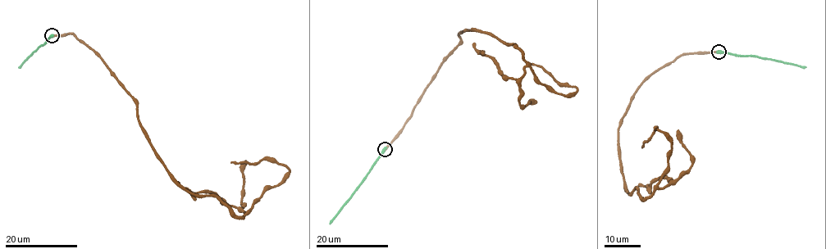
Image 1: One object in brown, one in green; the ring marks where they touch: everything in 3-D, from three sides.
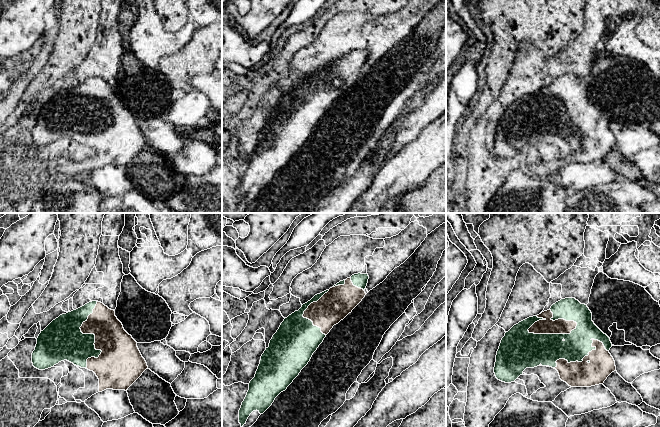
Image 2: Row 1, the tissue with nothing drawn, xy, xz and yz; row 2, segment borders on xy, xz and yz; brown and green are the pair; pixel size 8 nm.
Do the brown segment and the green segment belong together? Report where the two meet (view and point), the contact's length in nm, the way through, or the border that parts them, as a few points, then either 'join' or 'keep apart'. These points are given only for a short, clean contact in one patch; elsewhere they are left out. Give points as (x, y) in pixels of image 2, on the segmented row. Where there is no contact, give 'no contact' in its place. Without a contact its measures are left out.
meets brown in yz at (553, 333); contact 420 nm long; join

